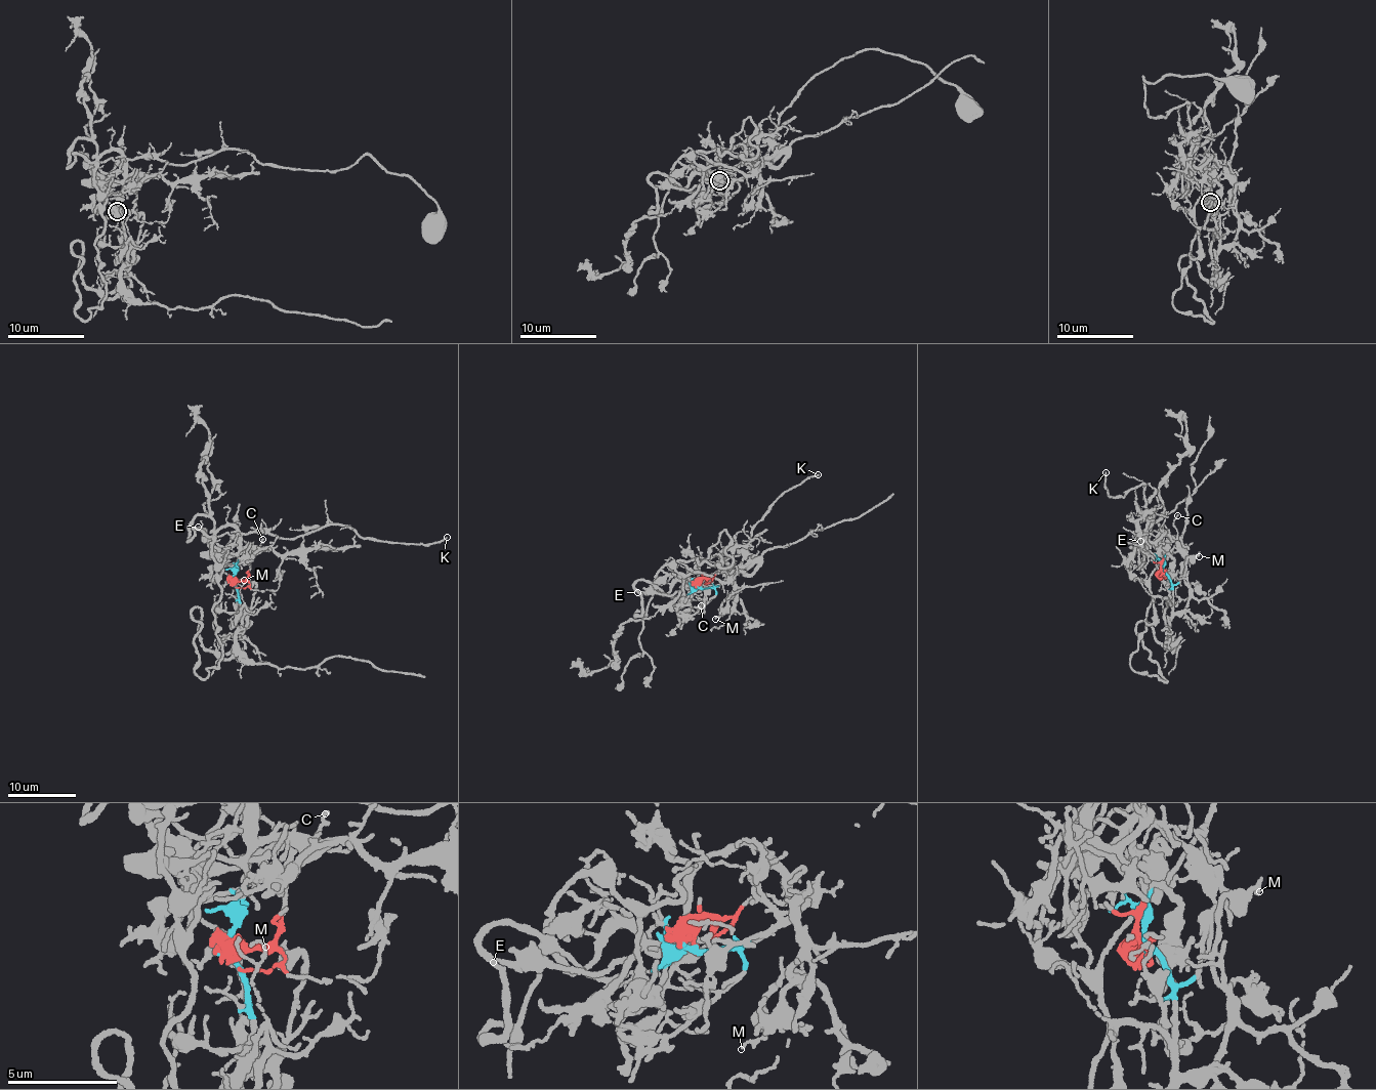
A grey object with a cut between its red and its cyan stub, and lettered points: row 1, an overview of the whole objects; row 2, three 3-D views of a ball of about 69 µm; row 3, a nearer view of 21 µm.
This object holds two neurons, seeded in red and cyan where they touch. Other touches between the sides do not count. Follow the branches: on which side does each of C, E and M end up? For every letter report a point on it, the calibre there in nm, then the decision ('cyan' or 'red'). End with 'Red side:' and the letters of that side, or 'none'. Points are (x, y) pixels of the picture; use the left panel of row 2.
C: at (262, 539); 140 nm thick; red
E: at (198, 527); 190 nm thick; red
M: at (244, 580); 150 nm thick; cyan
Red side: C, E

